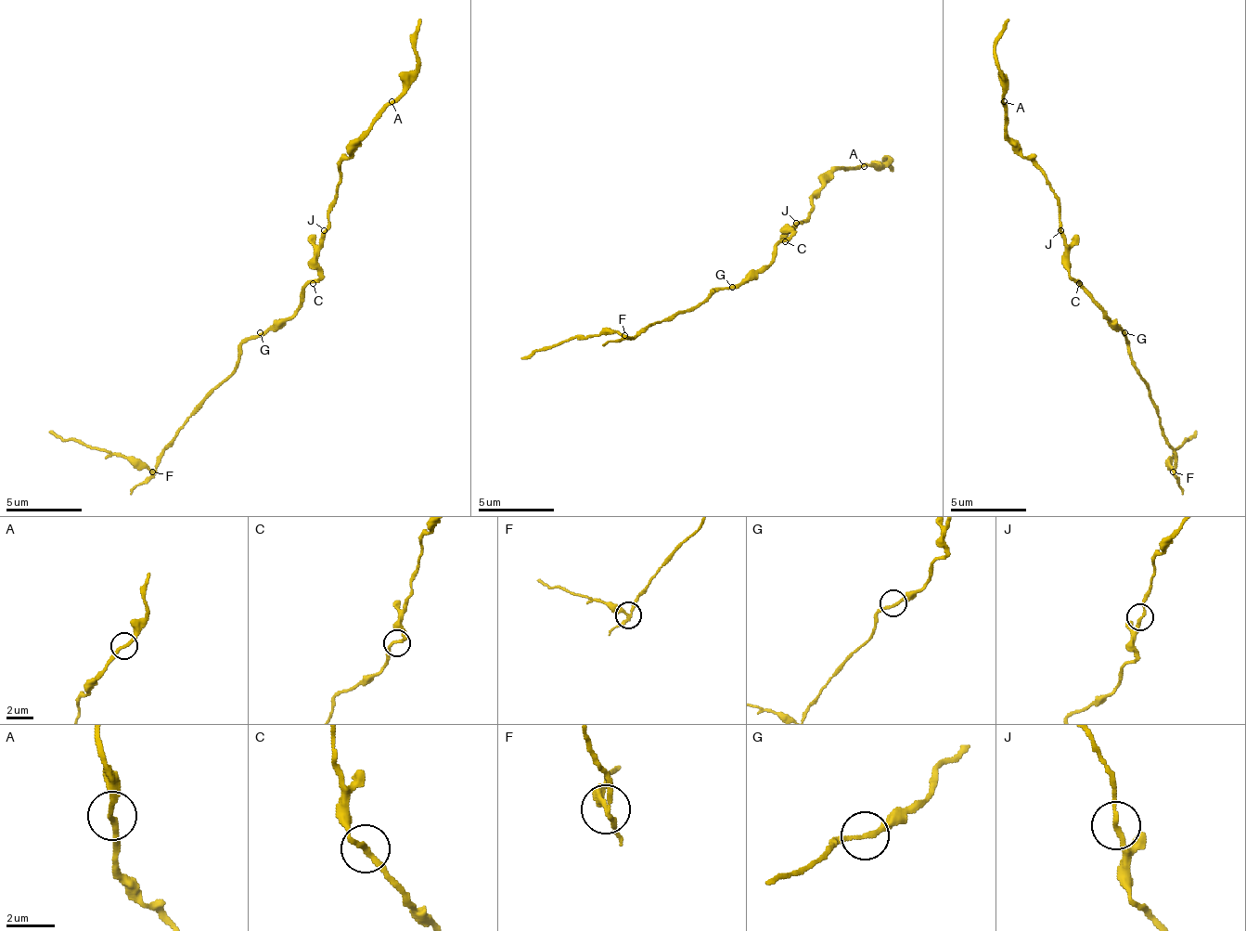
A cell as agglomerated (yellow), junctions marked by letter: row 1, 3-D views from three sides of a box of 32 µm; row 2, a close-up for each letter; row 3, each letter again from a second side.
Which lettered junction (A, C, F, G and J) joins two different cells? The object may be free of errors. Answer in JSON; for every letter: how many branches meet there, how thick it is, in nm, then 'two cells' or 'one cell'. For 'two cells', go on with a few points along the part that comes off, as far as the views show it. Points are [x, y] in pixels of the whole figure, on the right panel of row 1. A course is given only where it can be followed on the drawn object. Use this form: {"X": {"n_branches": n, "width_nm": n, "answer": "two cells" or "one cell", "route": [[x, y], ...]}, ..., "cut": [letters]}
{"A": {"n_branches": 2, "width_nm": 220, "answer": "one cell"}, "C": {"n_branches": 2, "width_nm": 200, "answer": "one cell"}, "F": {"n_branches": 3, "width_nm": 190, "answer": "two cells", "route": [[1174, 472], [1174, 450], [1197, 431]]}, "G": {"n_branches": 2, "width_nm": 190, "answer": "one cell"}, "J": {"n_branches": 2, "width_nm": 190, "answer": "one cell"}, "cut": ["F"]}

